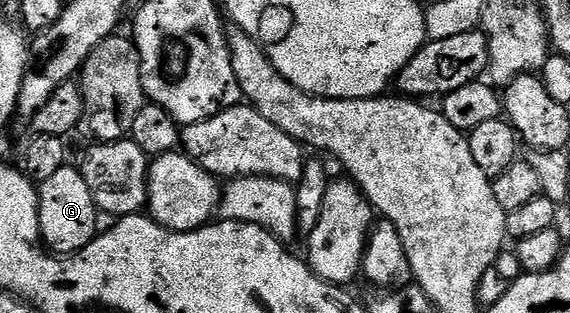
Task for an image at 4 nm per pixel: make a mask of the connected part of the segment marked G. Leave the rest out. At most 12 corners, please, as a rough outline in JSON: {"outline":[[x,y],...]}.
{"outline":[[79,168],[39,182],[40,236],[57,255],[98,236]]}

